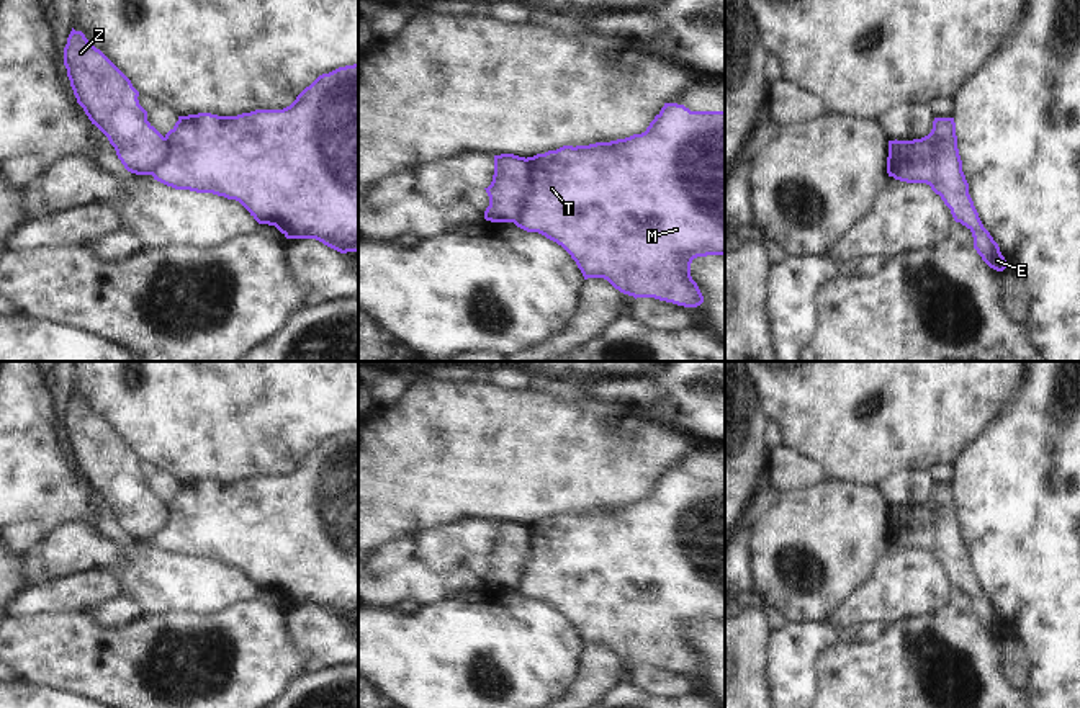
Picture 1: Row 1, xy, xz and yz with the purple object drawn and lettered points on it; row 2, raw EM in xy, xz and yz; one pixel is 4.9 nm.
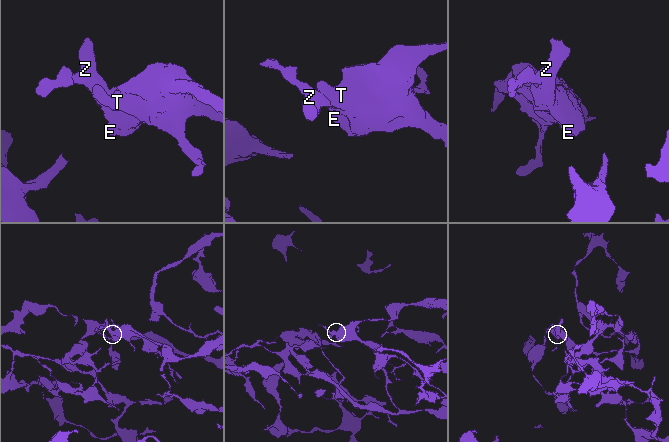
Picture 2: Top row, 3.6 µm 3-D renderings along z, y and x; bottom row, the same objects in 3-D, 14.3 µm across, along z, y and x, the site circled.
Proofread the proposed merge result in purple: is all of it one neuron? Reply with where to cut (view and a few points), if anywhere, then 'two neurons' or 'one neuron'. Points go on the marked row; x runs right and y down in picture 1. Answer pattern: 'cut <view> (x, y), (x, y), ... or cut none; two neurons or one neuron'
cut yz (889, 141), (892, 156), (902, 162), (918, 162), (935, 152); two neurons

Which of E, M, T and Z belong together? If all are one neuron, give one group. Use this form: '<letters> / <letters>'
E M T / Z

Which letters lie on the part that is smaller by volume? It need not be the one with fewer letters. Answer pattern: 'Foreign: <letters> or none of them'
Foreign: Z

